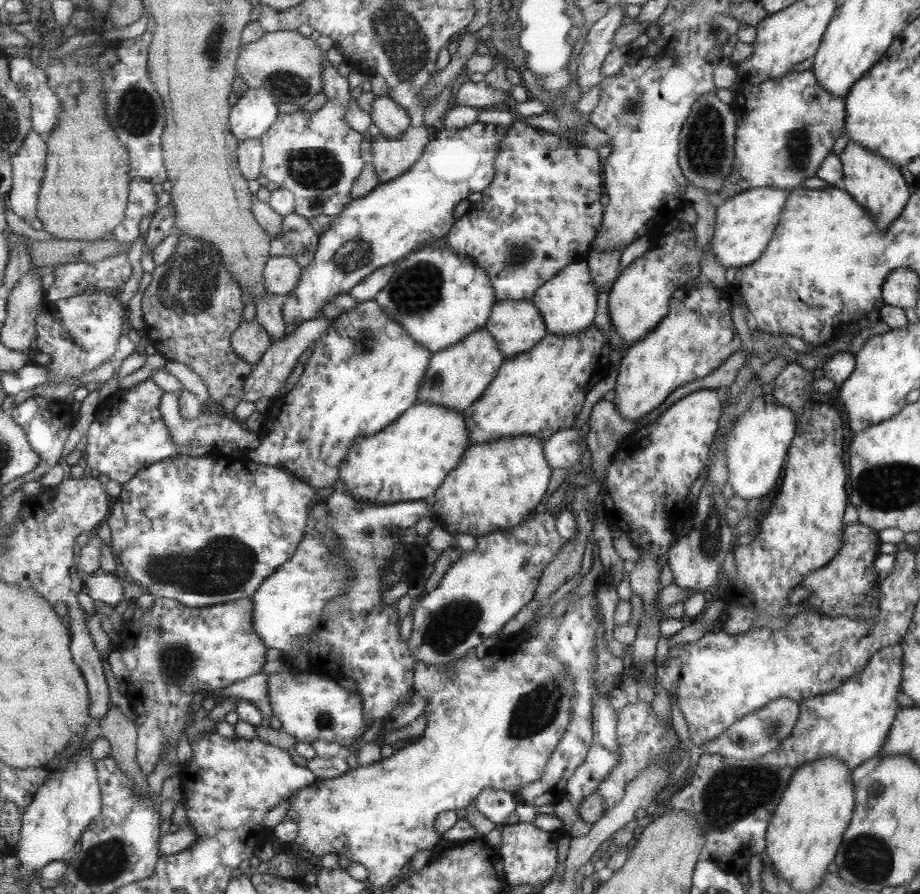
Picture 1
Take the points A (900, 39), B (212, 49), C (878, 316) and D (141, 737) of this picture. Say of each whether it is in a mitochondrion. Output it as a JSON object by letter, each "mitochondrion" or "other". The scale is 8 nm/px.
{"A":"other","B":"mitochondrion","C":"other","D":"other"}

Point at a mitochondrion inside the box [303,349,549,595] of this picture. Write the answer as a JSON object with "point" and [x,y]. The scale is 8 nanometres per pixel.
{"point":[435,380]}

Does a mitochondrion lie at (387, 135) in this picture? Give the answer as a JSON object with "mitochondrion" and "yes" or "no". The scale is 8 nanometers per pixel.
{"mitochondrion":"no"}

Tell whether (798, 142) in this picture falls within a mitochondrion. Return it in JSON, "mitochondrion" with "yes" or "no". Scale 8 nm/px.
{"mitochondrion":"yes"}

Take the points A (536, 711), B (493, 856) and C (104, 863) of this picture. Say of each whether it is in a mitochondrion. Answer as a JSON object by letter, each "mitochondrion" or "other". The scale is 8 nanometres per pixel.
{"A":"mitochondrion","B":"other","C":"mitochondrion"}

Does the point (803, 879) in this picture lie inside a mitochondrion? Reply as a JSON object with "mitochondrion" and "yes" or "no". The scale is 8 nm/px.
{"mitochondrion":"no"}

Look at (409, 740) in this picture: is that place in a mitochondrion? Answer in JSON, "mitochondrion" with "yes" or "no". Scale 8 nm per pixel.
{"mitochondrion":"no"}

